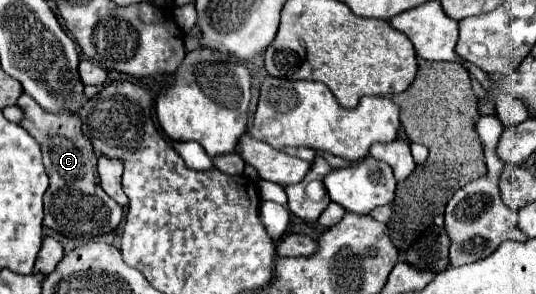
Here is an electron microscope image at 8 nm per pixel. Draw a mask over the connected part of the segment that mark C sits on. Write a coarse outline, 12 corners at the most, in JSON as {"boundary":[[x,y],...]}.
{"boundary":[[29,95],[21,121],[51,179],[43,223],[69,239],[117,229],[123,207],[69,113]]}

